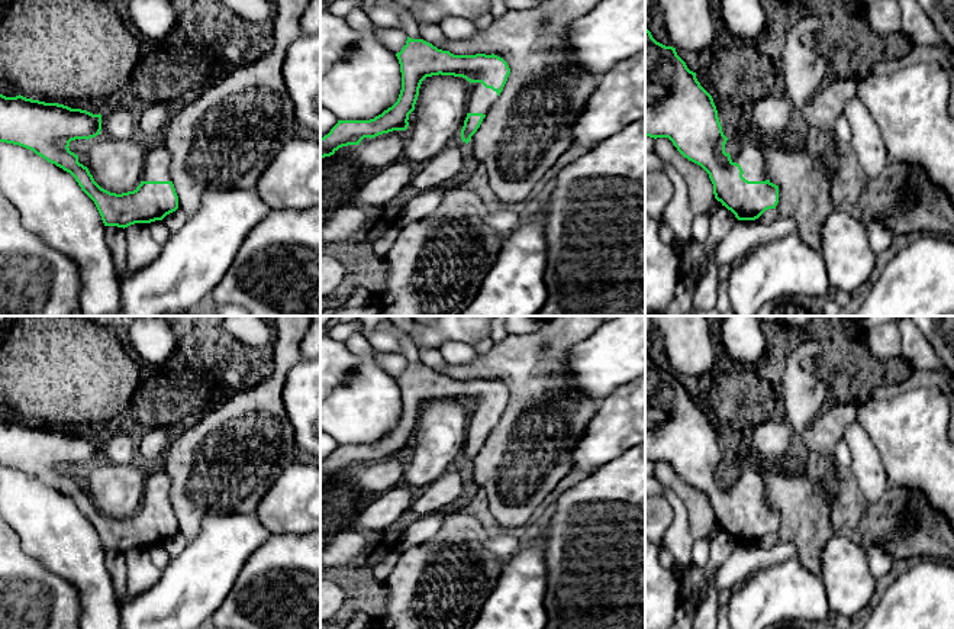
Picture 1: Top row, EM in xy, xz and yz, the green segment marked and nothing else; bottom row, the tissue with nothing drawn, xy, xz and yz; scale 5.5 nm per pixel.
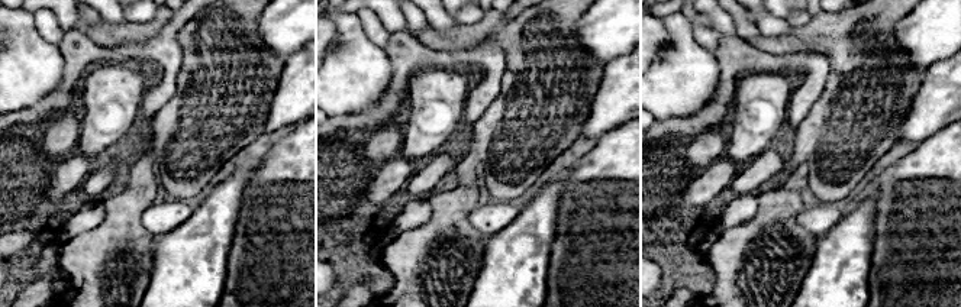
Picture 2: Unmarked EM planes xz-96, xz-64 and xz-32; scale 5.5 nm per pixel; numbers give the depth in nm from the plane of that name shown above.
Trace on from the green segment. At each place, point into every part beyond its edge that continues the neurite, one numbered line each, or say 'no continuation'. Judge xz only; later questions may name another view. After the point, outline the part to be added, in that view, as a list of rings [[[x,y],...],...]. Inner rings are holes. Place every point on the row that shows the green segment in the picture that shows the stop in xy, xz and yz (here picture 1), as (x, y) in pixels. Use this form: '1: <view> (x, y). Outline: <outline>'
1: xz (482, 99). Outline: [[[471,83],[467,113],[487,114],[497,99],[497,93],[491,88],[486,88],[481,83]]]

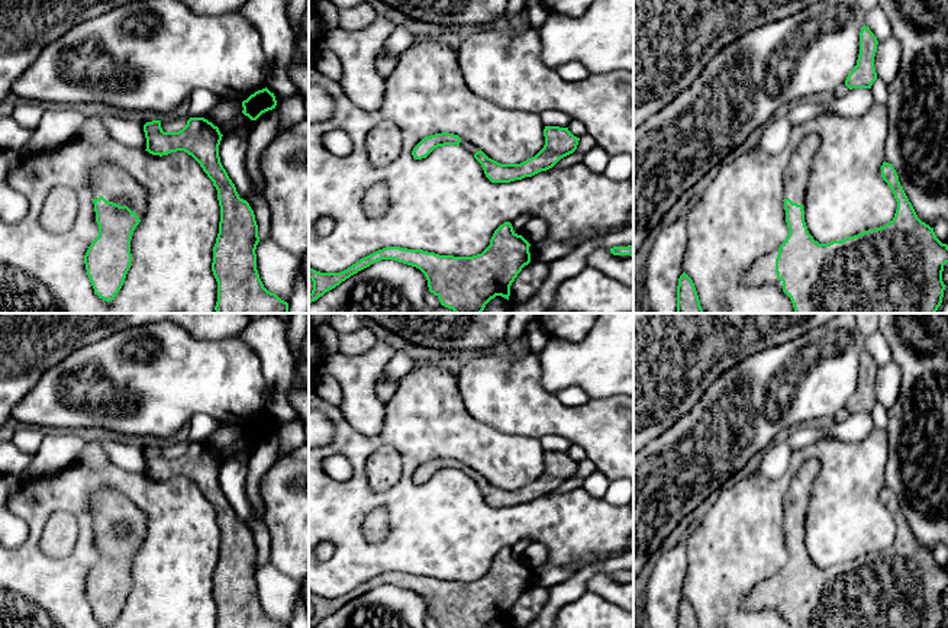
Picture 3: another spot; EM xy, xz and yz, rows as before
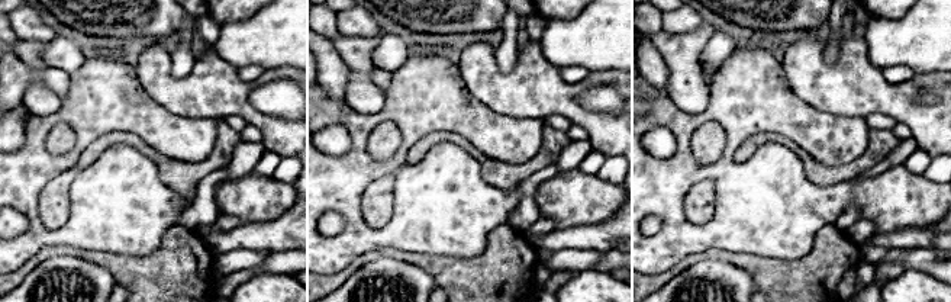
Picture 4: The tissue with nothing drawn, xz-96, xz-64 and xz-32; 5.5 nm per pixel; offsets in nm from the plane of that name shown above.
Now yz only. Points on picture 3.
1: yz (796, 174). Outline: [[[809,133],[794,148],[784,170],[784,199],[804,204],[806,186],[819,144],[819,135]]]
2: yz (763, 271). Outline: [[[778,249],[761,257],[748,271],[744,273],[742,281],[749,286],[776,284],[783,289],[783,281],[777,278],[776,258]]]

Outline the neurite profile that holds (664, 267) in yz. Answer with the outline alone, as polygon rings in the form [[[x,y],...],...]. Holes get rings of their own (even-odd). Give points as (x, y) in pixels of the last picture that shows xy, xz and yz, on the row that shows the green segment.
[[[686,215],[657,235],[646,263],[645,287],[651,313],[677,313],[677,286],[683,274],[689,232]]]

